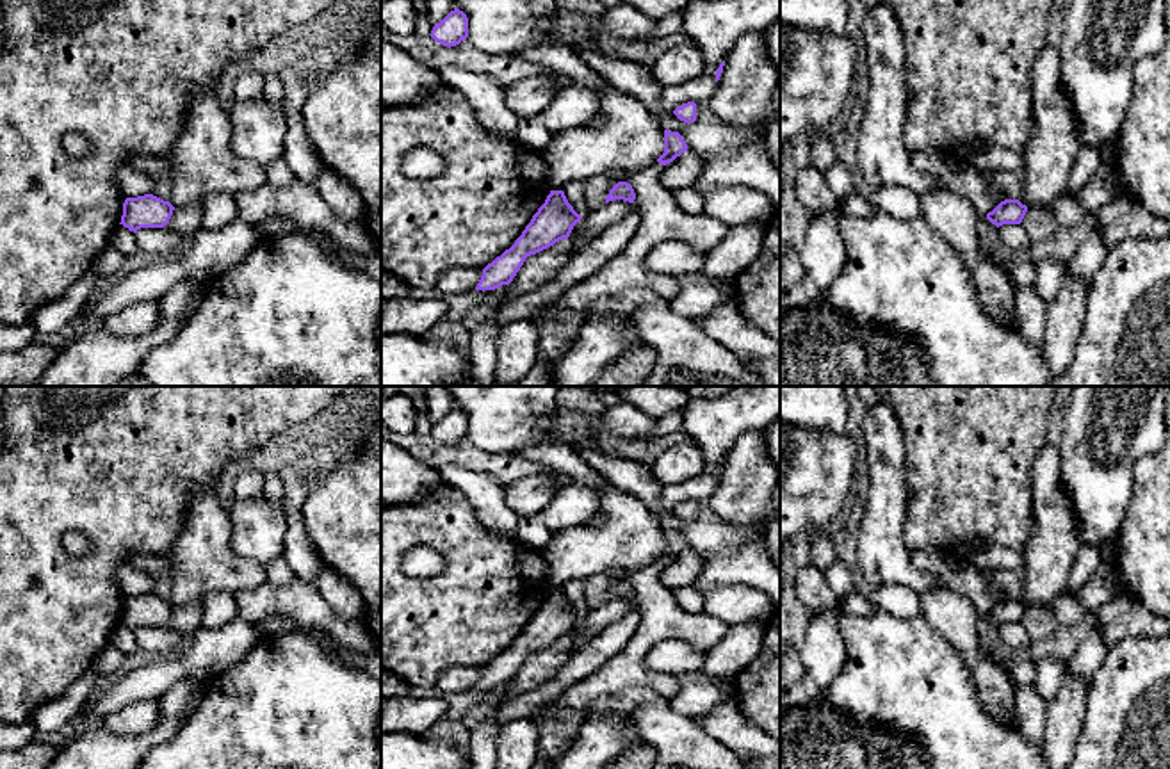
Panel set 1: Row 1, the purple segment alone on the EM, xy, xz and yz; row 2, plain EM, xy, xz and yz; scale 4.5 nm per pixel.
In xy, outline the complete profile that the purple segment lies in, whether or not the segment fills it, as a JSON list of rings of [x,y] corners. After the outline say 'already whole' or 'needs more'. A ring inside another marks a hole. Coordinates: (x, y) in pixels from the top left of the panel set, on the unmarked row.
[[[153,593],[126,596],[119,623],[134,632],[141,627],[164,627],[173,614],[173,609],[175,605],[169,600]]]; already whole

